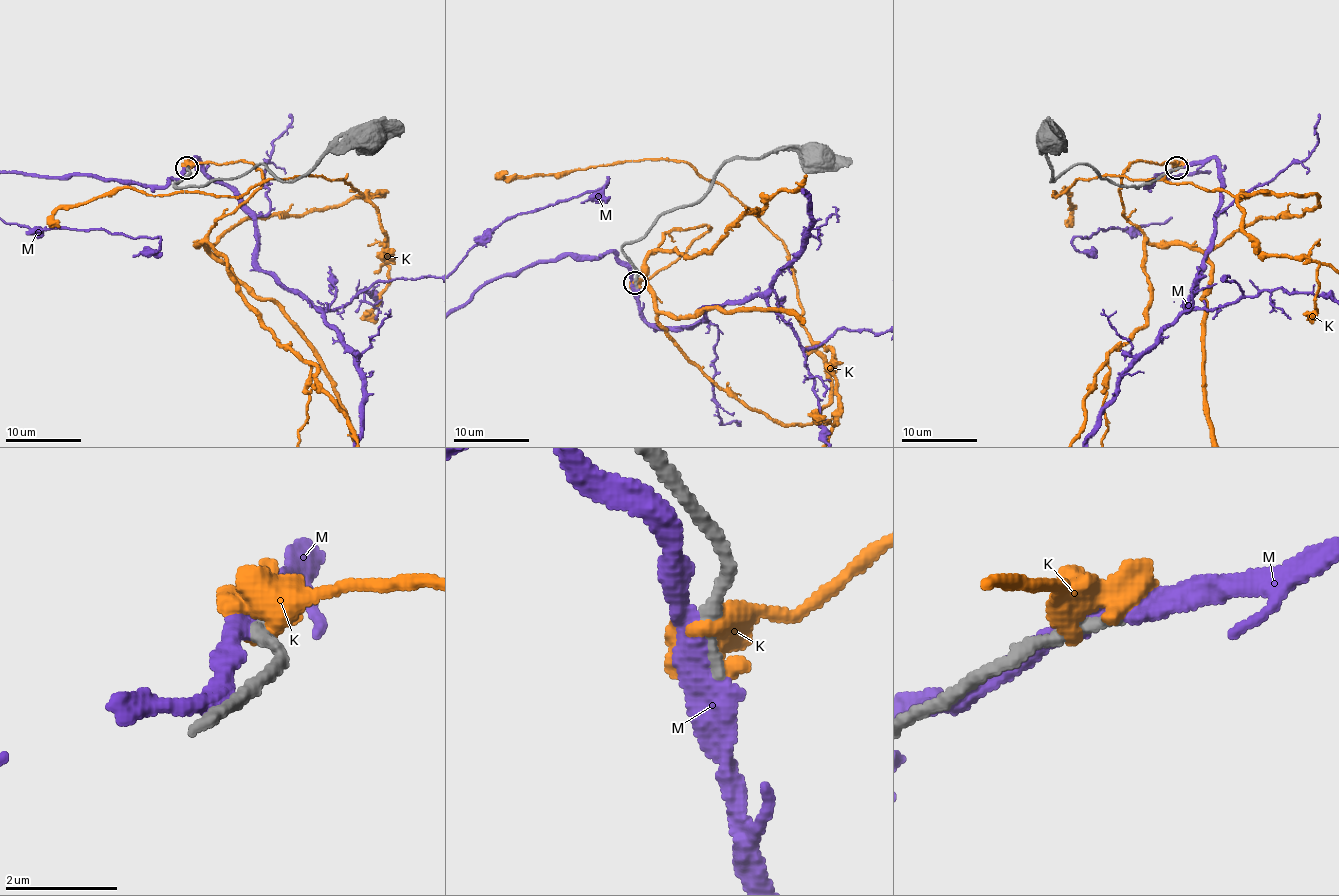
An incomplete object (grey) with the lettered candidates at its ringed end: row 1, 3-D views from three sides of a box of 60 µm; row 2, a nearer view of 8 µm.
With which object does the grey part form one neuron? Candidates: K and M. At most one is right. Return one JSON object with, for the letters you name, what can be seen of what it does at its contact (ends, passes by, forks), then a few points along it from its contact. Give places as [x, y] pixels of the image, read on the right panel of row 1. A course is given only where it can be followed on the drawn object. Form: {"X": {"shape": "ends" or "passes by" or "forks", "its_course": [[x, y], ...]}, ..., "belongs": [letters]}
{"M": {"shape": "passes by"}, "belongs": ["M"]}

